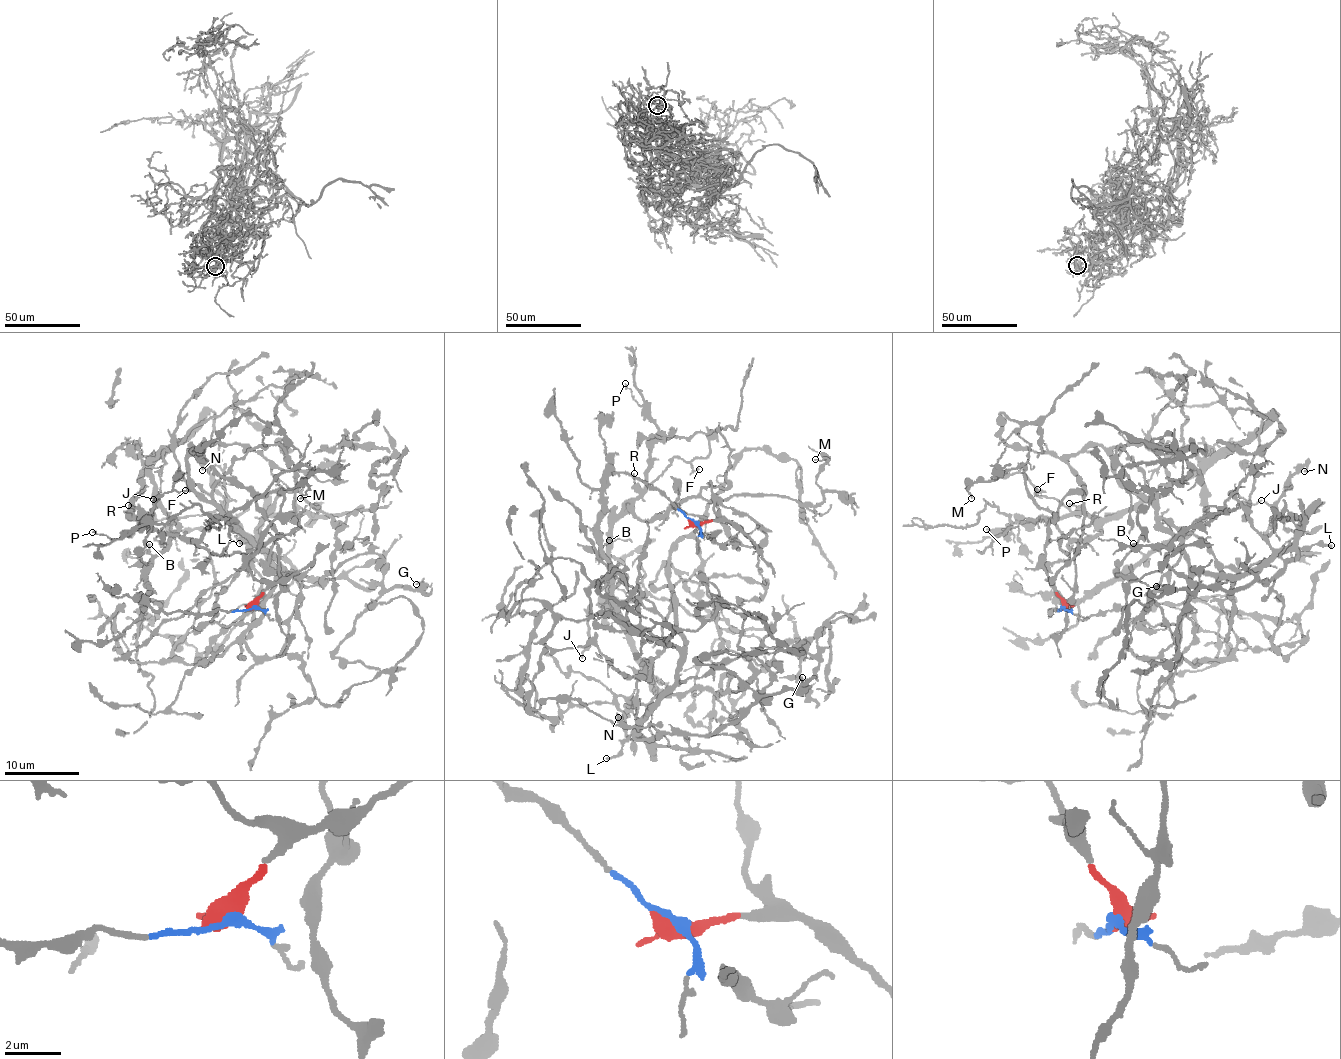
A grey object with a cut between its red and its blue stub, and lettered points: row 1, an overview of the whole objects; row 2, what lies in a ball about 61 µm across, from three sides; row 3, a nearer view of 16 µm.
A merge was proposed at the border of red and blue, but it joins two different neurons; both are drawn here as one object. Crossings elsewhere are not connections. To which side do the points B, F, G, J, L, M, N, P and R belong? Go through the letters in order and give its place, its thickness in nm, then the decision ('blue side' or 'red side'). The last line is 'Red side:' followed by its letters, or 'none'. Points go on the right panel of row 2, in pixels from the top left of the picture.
B: at (1133, 543); 110 nm thick; blue side
F: at (1037, 489); 130 nm thick; blue side
G: at (1156, 586); 130 nm thick; red side
J: at (1261, 500); 150 nm thick; blue side
L: at (1331, 545); 200 nm thick; red side
M: at (971, 498); 120 nm thick; blue side
N: at (1304, 471); 120 nm thick; red side
P: at (986, 529); 130 nm thick; blue side
R: at (1069, 503); 110 nm thick; blue side
Red side: G, L, N

